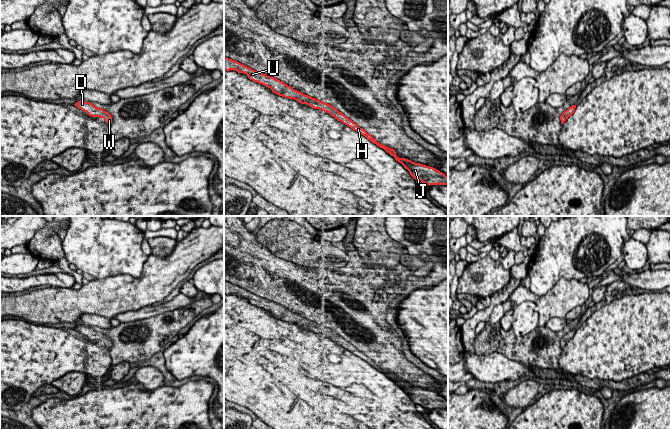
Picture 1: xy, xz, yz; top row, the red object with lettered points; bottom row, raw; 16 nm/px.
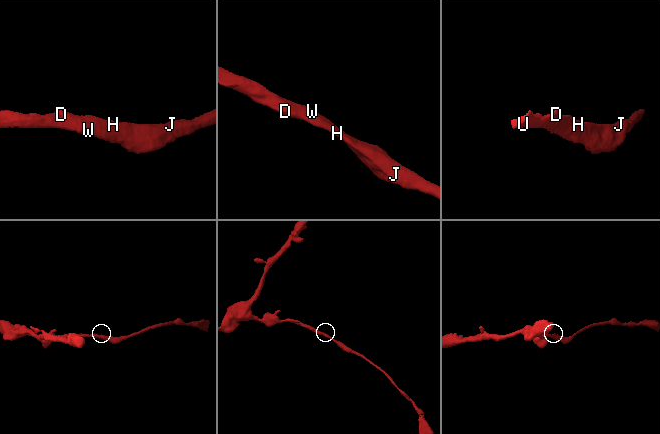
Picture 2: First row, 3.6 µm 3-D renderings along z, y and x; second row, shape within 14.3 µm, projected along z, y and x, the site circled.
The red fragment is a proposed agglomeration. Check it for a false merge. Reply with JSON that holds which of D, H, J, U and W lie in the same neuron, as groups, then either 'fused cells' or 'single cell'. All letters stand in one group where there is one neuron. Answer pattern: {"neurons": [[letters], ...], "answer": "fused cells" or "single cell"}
{"neurons": [["D", "H", "J", "U", "W"]], "answer": "single cell"}

